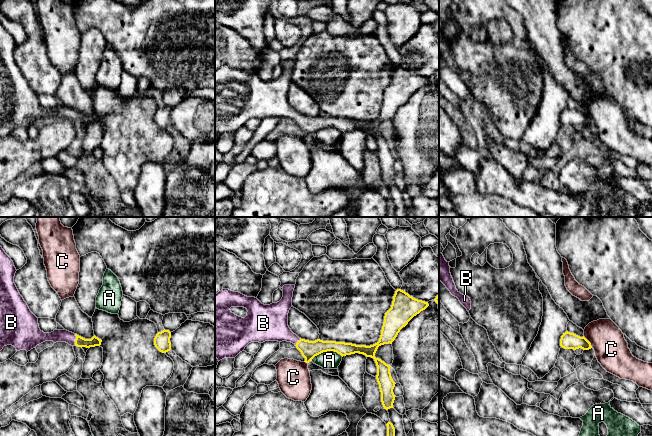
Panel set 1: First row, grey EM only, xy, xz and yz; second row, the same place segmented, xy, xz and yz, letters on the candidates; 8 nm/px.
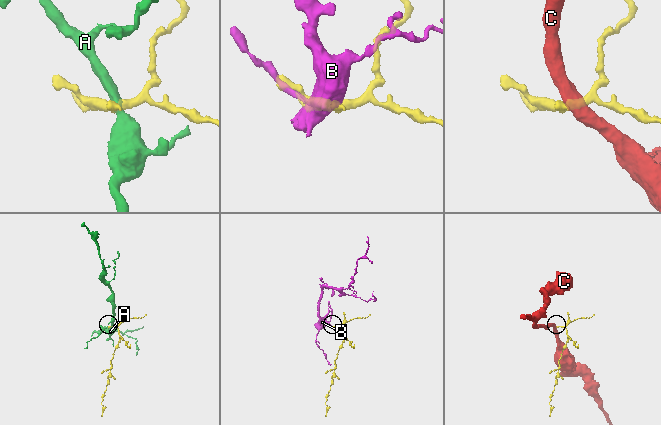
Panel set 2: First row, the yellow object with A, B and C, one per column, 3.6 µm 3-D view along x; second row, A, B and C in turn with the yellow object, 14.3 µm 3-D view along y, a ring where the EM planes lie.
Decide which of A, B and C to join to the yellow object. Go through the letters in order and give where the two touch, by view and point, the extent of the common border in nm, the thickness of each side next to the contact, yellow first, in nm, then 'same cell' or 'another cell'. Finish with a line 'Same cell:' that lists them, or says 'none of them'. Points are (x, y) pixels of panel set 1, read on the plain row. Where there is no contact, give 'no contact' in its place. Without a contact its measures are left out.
A: contact xz (326, 127); length 260 nm; calibres 140 and 140 nm; another cell
B: contact xy (75, 116); length 100 nm; calibres 80 and 100 nm; same cell
C: contact yz (589, 118); length 120 nm; calibres 130 and 280 nm; another cell
Same cell: B

